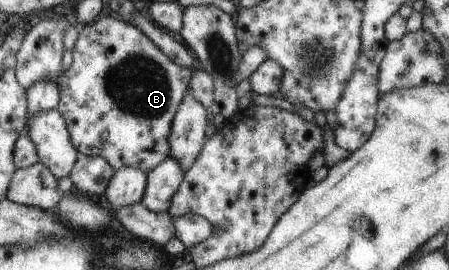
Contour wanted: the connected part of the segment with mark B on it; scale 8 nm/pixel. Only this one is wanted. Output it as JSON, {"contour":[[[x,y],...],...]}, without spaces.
{"contour":[[[99,16],[87,26],[78,27],[77,40],[71,54],[71,66],[57,79],[59,100],[57,106],[54,106],[65,121],[71,146],[79,155],[103,158],[113,170],[131,166],[148,173],[163,162],[170,154],[167,138],[171,121],[188,89],[192,68],[181,68],[173,64],[132,24],[105,16]]]}

